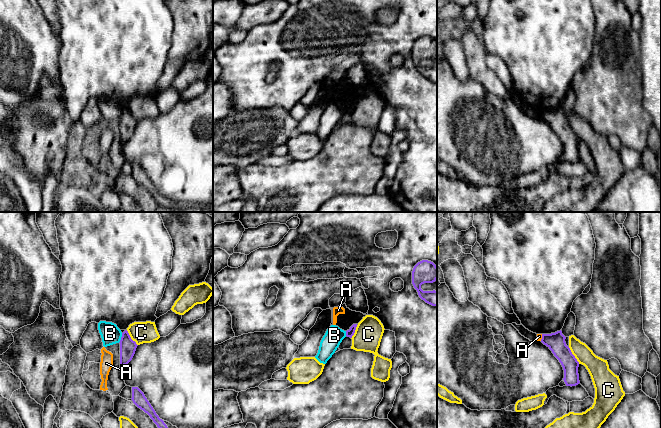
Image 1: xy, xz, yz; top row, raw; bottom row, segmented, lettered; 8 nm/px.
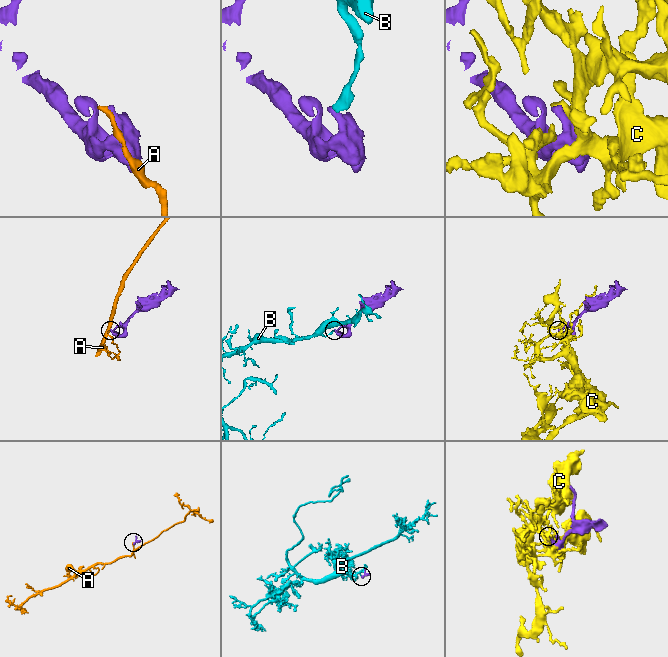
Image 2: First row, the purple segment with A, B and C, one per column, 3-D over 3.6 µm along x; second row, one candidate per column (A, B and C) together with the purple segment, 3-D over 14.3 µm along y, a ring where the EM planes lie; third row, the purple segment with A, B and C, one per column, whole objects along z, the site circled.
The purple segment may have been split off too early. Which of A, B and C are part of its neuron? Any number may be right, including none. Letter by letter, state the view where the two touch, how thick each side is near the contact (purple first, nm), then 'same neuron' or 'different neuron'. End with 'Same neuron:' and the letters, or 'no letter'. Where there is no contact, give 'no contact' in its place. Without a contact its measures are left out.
A: yz | 140/50 nm | different neuron
B: xy | 130/160 nm | different neuron
C: yz | 140/170 nm | different neuron
Same neuron: no letter

